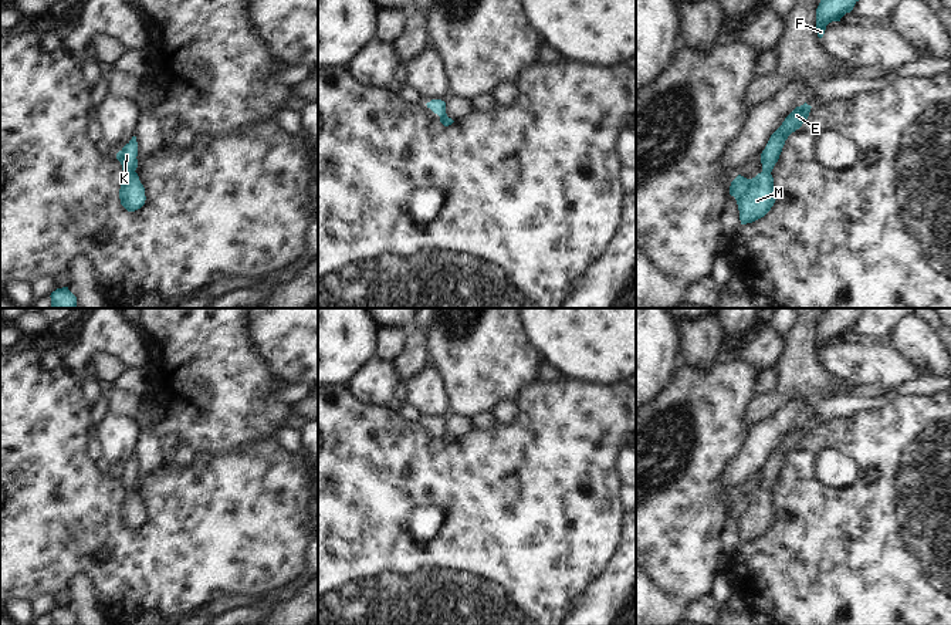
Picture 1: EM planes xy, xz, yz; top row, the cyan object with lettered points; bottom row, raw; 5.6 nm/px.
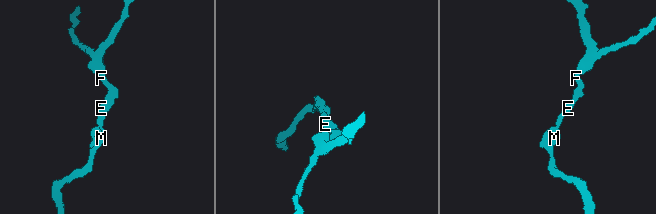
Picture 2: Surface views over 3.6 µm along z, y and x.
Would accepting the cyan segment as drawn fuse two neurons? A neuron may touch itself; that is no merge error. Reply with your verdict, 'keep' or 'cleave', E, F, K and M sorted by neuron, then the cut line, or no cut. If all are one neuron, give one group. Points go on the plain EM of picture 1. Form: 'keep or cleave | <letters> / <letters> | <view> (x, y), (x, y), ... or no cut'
keep | E F K M | no cut

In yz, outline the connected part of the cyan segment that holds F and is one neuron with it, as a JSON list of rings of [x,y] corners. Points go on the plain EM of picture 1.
[[[828,308],[816,327],[816,348],[822,357],[826,344],[850,331],[864,308]]]

